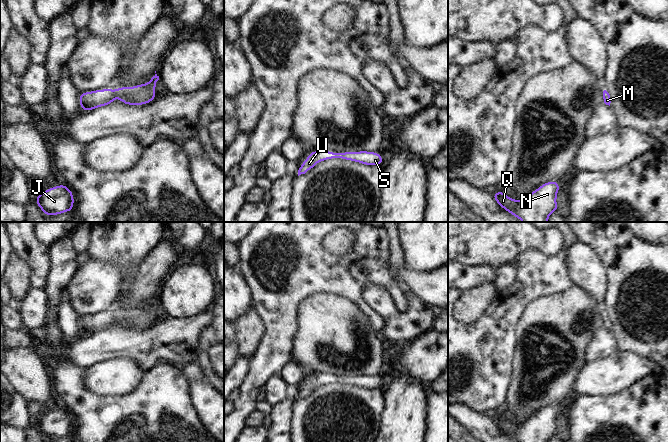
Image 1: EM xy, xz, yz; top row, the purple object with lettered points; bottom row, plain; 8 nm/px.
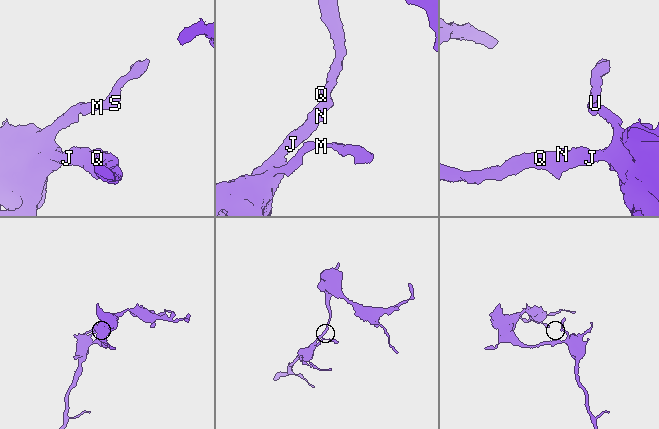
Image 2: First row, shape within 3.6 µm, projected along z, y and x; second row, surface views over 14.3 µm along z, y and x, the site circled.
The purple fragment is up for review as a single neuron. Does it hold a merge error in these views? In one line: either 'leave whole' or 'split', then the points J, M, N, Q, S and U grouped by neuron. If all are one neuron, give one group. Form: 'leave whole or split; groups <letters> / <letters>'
leave whole; groups J M N Q S U

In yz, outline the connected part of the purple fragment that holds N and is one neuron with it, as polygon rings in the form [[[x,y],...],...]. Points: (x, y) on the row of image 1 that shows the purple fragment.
[[[551,181],[542,184],[536,191],[530,192],[523,200],[514,200],[506,196],[503,191],[492,193],[492,196],[504,210],[523,222],[548,222],[549,215],[552,212],[558,212],[556,198],[559,189],[559,182]]]

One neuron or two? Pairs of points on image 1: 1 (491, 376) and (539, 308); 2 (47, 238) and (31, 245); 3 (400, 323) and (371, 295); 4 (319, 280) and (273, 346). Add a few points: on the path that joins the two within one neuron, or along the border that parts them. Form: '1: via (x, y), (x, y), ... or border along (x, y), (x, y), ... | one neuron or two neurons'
1: border along (520, 318), (516, 326), (516, 353), (512, 364) | two neurons
2: border along (33, 232), (35, 237), (47, 247) | two neurons
3: via (393, 317), (378, 302) | one neuron
4: via (301, 292), (279, 314), (279, 328) | one neuron

